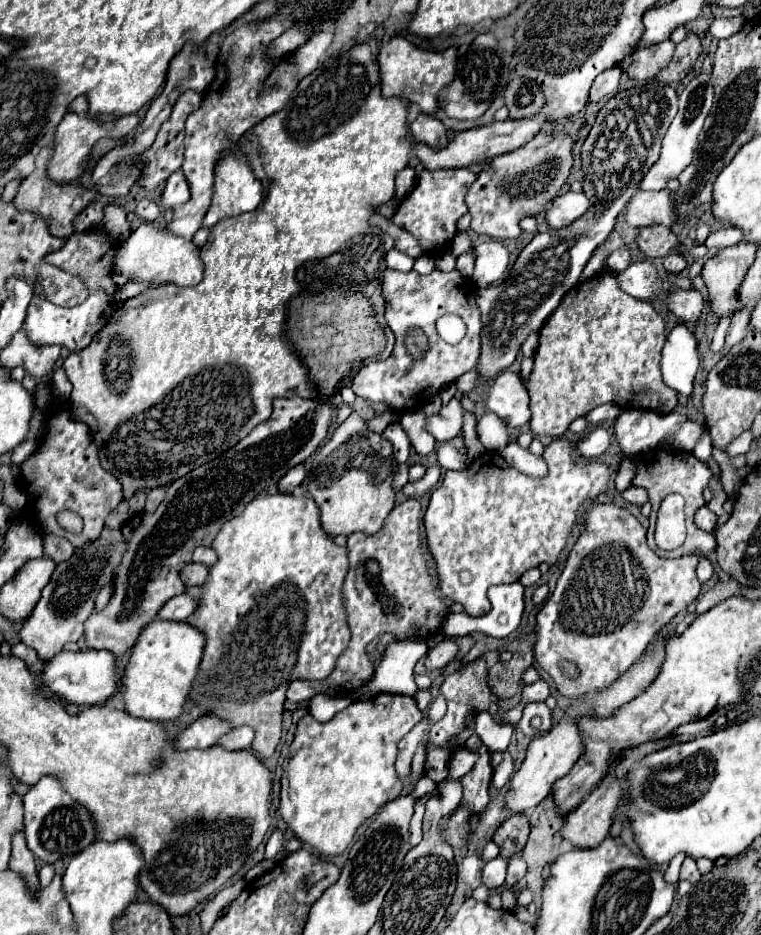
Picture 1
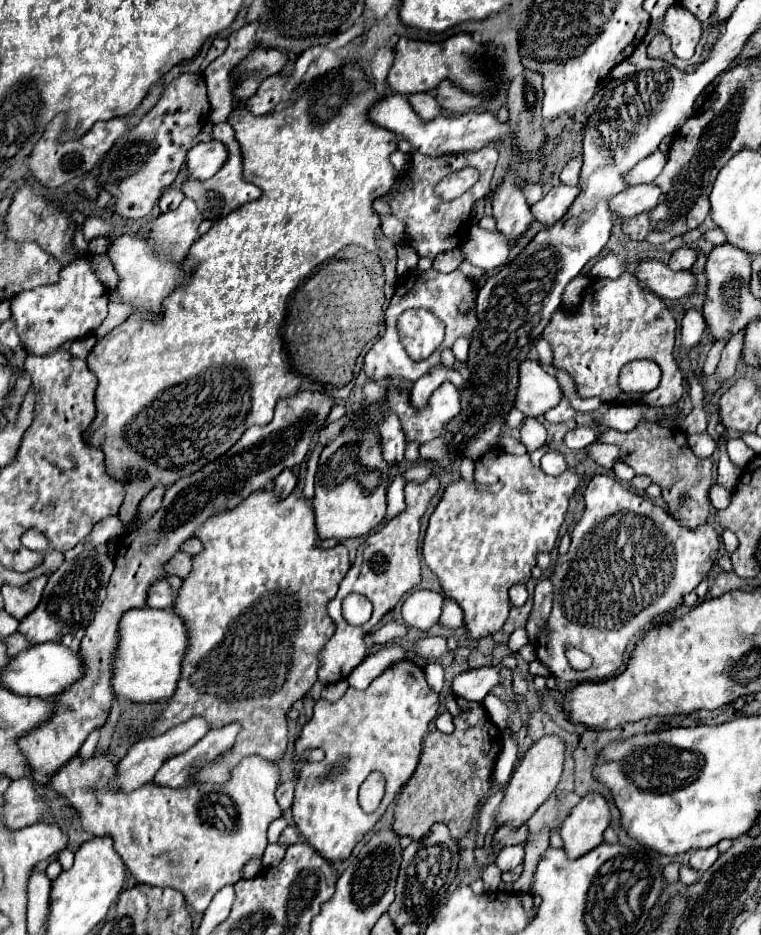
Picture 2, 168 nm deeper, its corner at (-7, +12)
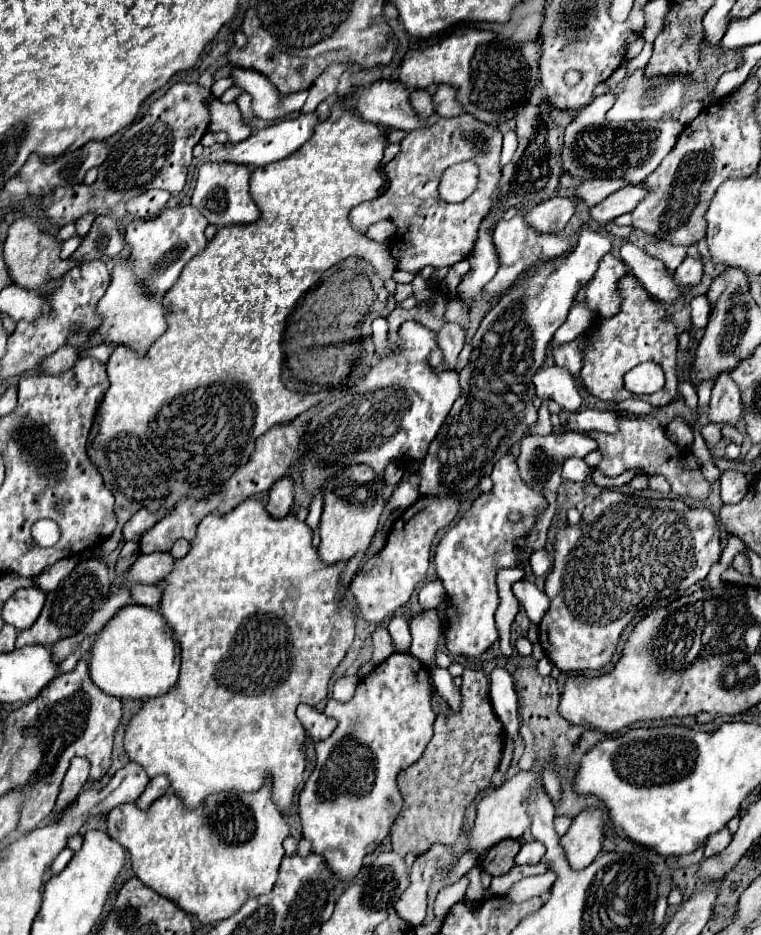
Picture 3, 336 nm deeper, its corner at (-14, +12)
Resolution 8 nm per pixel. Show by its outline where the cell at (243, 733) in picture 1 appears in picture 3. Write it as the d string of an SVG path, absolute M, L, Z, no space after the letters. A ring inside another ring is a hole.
M159 775L159 777L153 777L147 785L147 789L143 791L143 795L135 801L139 807L149 807L155 799L159 799L159 795L163 795L167 789L169 789L169 779L165 775Z

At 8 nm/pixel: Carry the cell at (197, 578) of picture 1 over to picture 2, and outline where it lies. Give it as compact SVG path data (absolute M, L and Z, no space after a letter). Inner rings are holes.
M180 551L176 553L176 557L172 557L168 563L166 563L166 571L168 575L178 575L182 579L186 579L192 571L192 555Z

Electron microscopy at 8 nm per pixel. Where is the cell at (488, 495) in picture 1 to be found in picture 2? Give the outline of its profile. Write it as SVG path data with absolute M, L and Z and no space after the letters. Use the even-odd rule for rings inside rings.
M494 447L476 461L474 481L460 477L446 487L440 503L430 515L422 553L426 565L438 575L444 593L462 607L470 637L478 639L502 629L510 611L508 589L514 583L526 583L530 579L530 569L536 565L538 553L554 549L558 531L566 519L568 501L580 483L582 475L576 469L568 467L562 475L550 477L540 467L532 467L526 455L510 455Z

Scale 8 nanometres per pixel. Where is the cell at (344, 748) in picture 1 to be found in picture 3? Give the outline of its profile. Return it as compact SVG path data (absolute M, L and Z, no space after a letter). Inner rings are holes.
M393 653L367 679L361 679L355 695L347 703L335 699L327 701L325 713L339 721L337 729L315 745L317 765L299 793L299 817L303 837L311 841L311 849L323 855L329 871L341 881L351 881L363 867L367 853L373 853L387 837L391 823L401 811L403 797L397 789L397 773L413 765L425 751L433 737L435 709L433 685L429 669L409 653Z

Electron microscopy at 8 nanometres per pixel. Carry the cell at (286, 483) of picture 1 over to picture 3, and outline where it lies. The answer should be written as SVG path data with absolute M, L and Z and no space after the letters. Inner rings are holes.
M283 477L269 491L267 513L275 519L281 519L291 511L291 503L293 503L293 481L289 477Z

